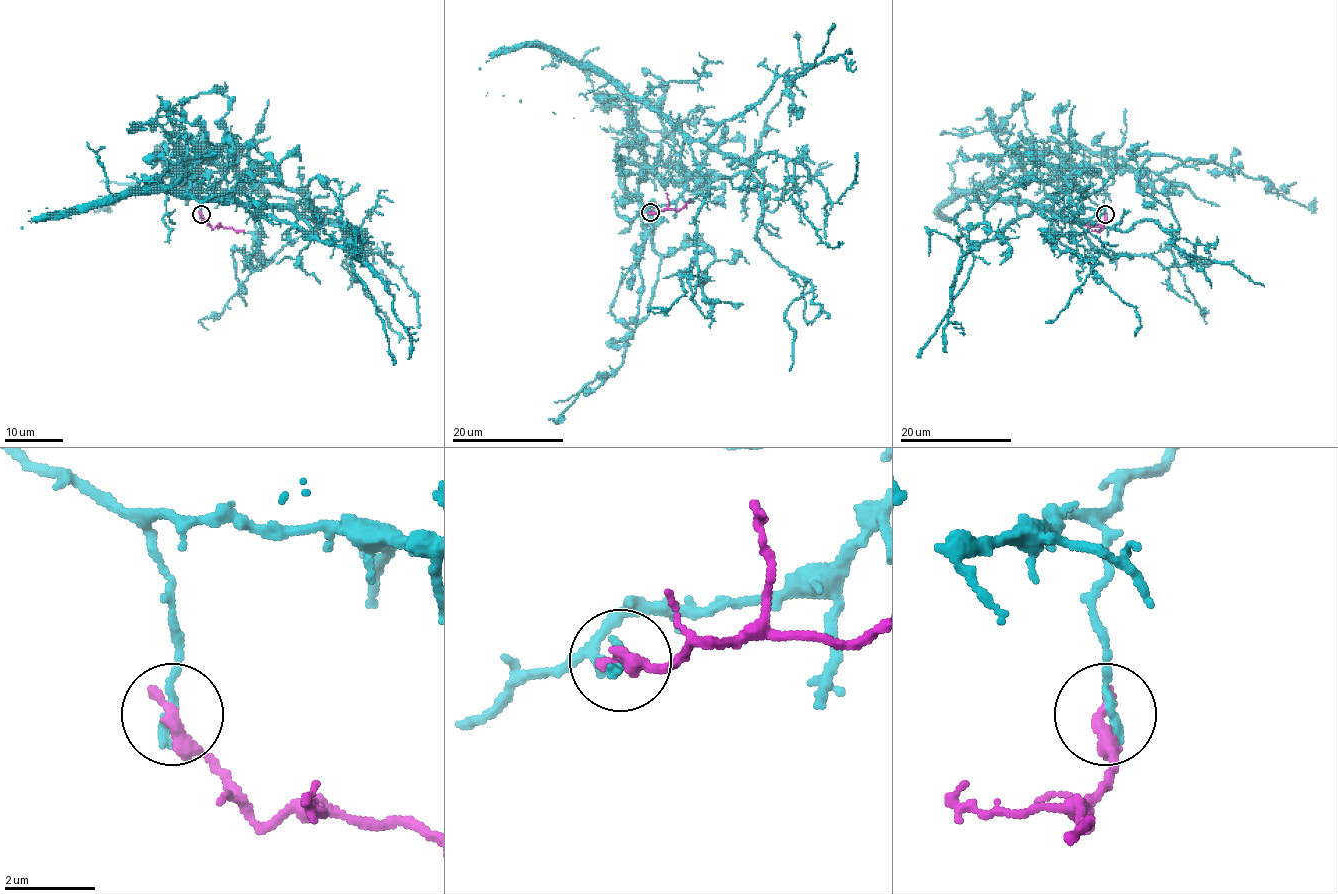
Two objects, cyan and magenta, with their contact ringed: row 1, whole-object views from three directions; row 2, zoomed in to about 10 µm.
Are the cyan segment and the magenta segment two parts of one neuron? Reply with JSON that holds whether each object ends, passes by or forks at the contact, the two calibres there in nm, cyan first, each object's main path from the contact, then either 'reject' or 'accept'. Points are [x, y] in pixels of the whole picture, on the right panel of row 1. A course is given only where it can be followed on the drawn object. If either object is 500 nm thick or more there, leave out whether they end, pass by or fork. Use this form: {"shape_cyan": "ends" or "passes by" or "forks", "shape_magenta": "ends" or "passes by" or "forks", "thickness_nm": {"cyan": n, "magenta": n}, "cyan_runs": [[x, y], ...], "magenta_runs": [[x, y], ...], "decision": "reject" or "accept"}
{"shape_cyan": "ends", "shape_magenta": "ends", "thickness_nm": {"cyan": 280, "magenta": 360}, "cyan_runs": [[1105, 214], [1105, 193], [1079, 193], [1062, 163], [1122, 165], [1149, 154], [1215, 161], [1268, 181], [1313, 213]], "magenta_runs": [[1105, 214], [1103, 228], [1091, 229]], "decision": "reject"}

